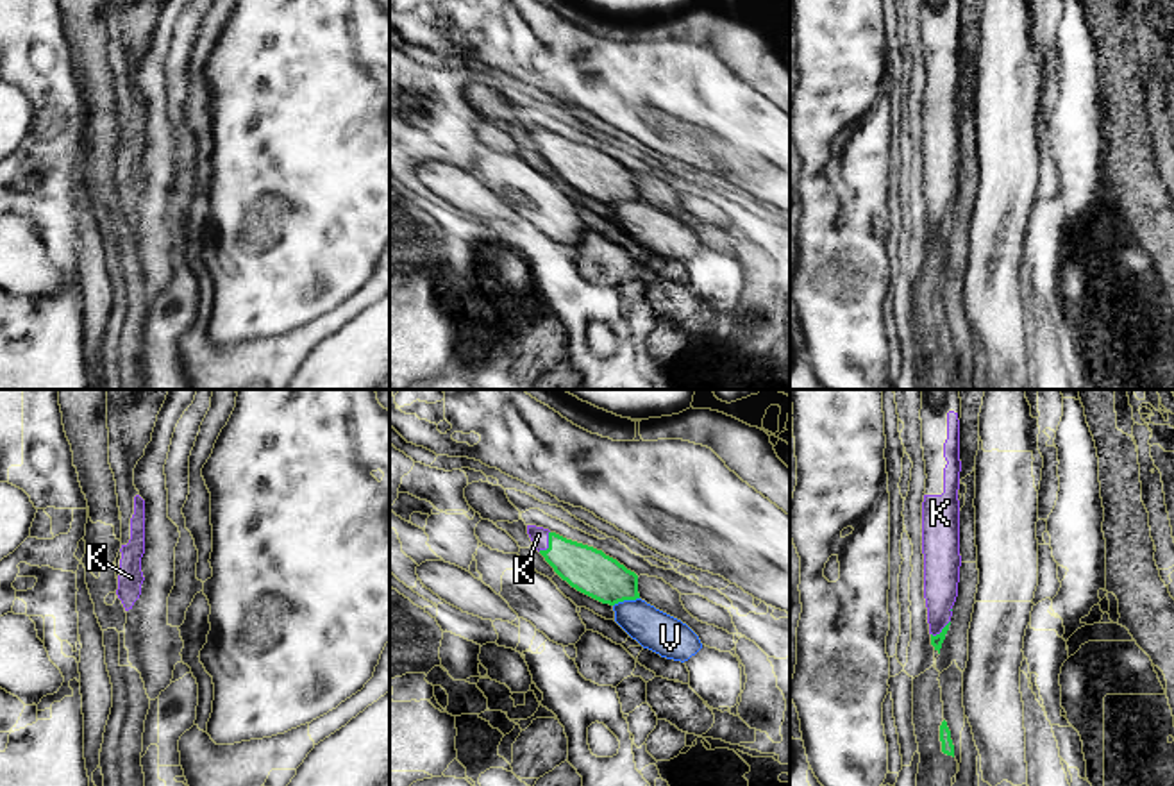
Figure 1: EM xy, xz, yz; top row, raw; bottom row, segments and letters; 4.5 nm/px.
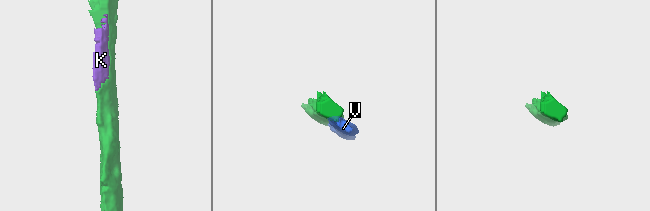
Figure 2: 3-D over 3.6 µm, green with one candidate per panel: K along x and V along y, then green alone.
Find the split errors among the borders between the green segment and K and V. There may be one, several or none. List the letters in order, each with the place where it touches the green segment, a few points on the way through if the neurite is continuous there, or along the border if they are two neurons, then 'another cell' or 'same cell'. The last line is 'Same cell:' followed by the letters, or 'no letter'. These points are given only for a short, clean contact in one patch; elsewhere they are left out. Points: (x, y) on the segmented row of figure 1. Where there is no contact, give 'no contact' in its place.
K: xz (549, 543) | same cell
V: xz (626, 599) | another cell
Same cell: K

